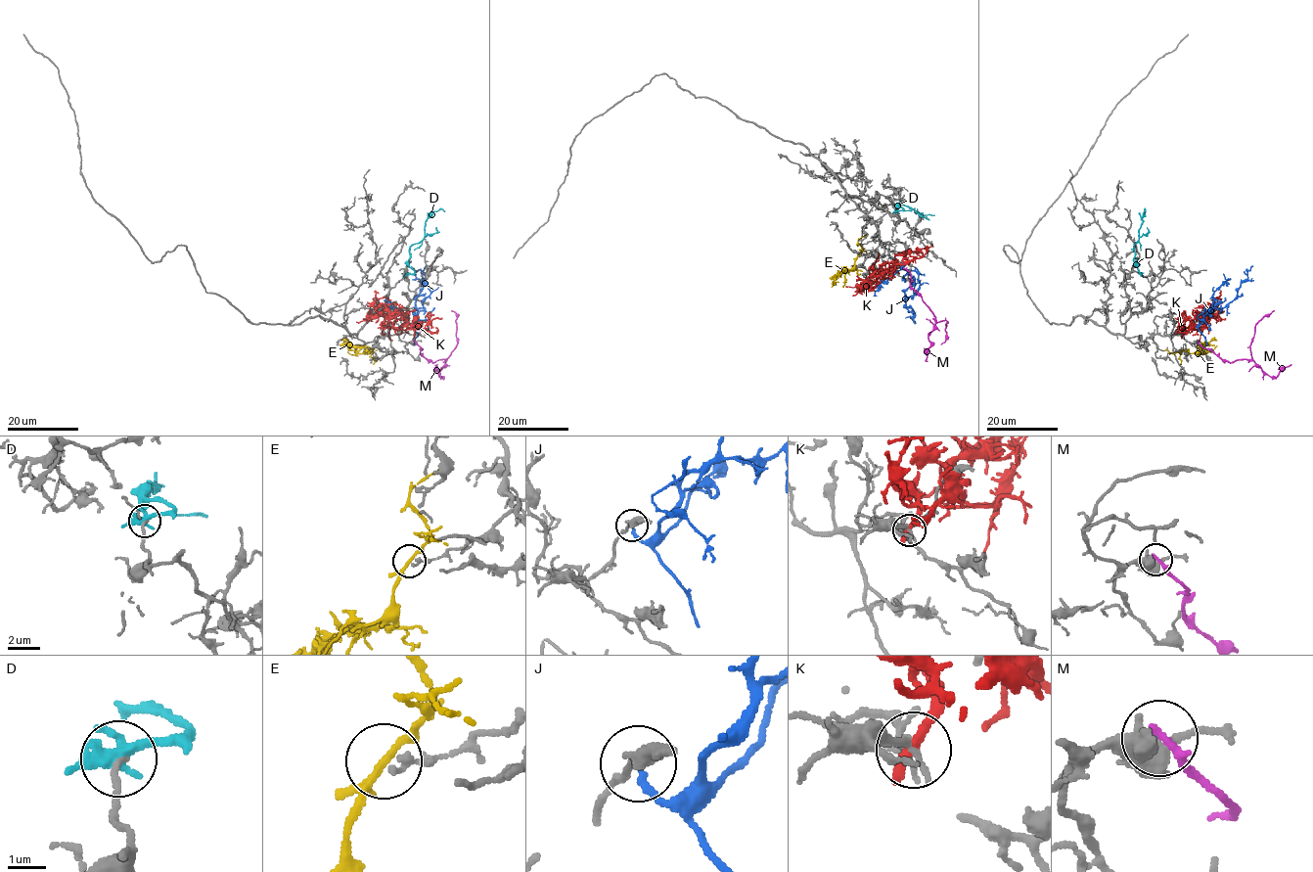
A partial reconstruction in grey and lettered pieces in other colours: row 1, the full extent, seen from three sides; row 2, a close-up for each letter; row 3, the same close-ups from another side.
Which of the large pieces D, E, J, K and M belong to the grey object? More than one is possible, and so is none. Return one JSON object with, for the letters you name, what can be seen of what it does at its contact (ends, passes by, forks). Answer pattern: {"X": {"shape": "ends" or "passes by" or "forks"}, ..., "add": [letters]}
{"add": []}

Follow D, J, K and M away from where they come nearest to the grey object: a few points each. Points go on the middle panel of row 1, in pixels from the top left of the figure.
D: (897, 211), (903, 208), (898, 206), (899, 204), (914, 208), (915, 212), (934, 215)
J: (902, 262), (902, 268), (914, 280), (906, 290), (905, 304), (913, 310), (910, 318), (916, 323)
K: (903, 252), (903, 263), (897, 262), (884, 271), (882, 279), (872, 288), (865, 288), (873, 290), (881, 281)
M: (904, 268), (910, 273), (910, 286), (935, 321), (947, 321), (946, 341), (940, 344)

